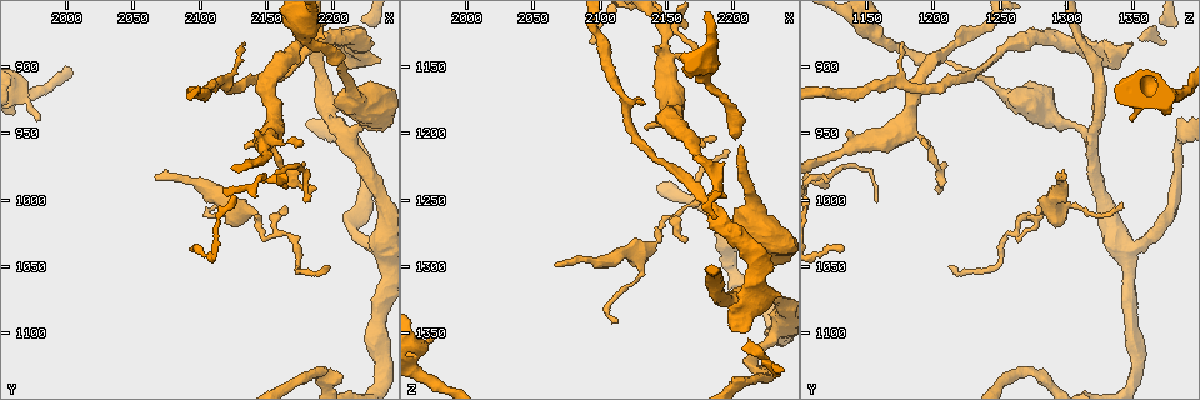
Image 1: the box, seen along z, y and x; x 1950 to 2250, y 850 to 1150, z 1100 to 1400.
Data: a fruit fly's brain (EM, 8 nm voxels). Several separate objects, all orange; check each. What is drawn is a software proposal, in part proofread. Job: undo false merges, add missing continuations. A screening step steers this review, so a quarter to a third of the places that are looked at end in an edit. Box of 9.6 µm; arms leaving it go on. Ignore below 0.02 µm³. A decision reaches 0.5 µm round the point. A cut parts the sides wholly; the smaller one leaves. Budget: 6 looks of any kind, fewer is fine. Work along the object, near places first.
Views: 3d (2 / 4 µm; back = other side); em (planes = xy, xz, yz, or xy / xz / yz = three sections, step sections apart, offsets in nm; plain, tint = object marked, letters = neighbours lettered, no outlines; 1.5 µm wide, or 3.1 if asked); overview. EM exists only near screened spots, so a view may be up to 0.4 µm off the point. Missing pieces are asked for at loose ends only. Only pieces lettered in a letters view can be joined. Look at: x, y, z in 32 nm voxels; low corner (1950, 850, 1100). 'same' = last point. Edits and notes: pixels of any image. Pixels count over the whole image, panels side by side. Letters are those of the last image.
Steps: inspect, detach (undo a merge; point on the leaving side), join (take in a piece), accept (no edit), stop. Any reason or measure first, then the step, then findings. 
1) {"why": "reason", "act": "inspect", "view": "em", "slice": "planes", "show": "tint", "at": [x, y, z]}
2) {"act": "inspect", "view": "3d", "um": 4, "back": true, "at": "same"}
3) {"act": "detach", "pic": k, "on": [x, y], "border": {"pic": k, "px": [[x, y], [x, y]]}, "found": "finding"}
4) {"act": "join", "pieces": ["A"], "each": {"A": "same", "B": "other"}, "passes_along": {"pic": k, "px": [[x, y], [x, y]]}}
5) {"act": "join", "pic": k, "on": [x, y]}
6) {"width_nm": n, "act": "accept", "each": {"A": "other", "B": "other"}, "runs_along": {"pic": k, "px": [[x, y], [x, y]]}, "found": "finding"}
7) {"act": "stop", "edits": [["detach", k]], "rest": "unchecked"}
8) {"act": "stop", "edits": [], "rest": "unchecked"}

{"act": "inspect", "view": "3d", "um": 4, "at": [2176, 894, 1246]}

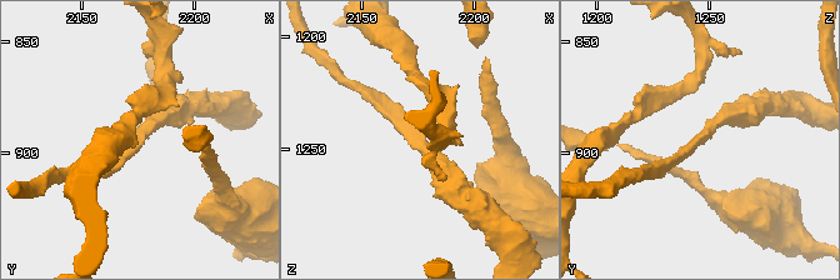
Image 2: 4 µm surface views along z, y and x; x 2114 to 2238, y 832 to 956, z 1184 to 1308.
{"why": "now the EM", "act": "inspect", "view": "em", "slice": "planes", "show": "letters", "at": [2177, 892, 1247]}

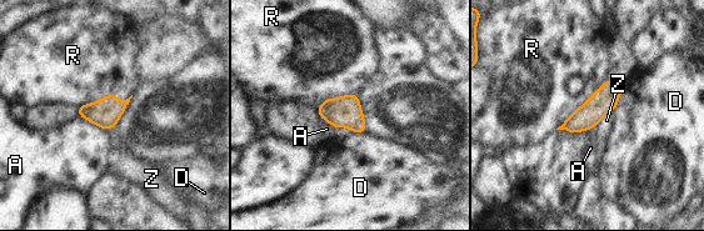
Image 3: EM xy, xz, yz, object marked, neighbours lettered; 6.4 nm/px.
{"act": "accept", "each": {"A": "other", "D": "other", "R": "other", "Z": "other"}, "border": {"pic": 3, "px": [[612, 79], [603, 83], [555, 129]]}, "found": "continuous, no second neuron"}

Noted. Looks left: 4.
{"why": "free end", "act": "inspect", "view": "3d", "um": 2, "back": true, "at": [2064, 984, 1298]}

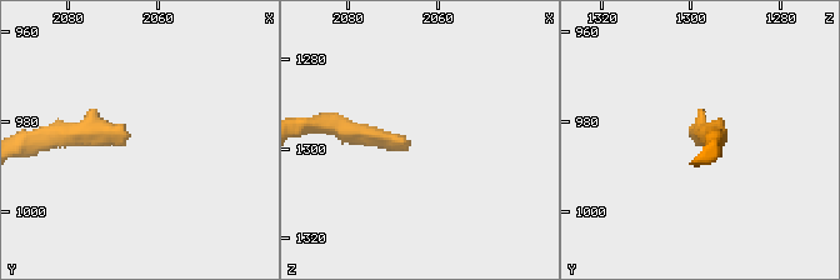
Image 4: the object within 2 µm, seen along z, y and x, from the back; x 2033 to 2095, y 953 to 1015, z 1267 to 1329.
{"act": "inspect", "view": "em", "slice": "xy", "step": 8, "show": "tint", "at": [2066, 982, 1300]}

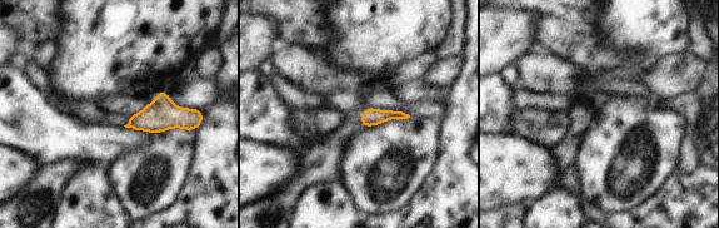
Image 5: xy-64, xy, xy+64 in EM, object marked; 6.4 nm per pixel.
{"act": "inspect", "view": "em", "slice": "planes", "show": "letters", "at": "same"}

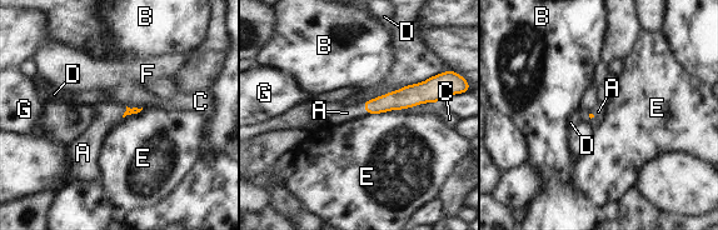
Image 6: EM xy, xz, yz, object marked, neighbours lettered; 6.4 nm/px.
{"act": "join", "pieces": ["A"], "each": {"A": "same", "B": "other", "C": "other", "D": "other", "E": "other", "F": "other", "G": "other"}, "passes_along": {"pic": 6, "px": [[134, 110], [125, 111], [106, 115]]}, "found": "the neuron continues"}

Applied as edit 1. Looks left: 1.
{"act": "stop", "edits": [["join", 6]], "rest": "unchecked"}

